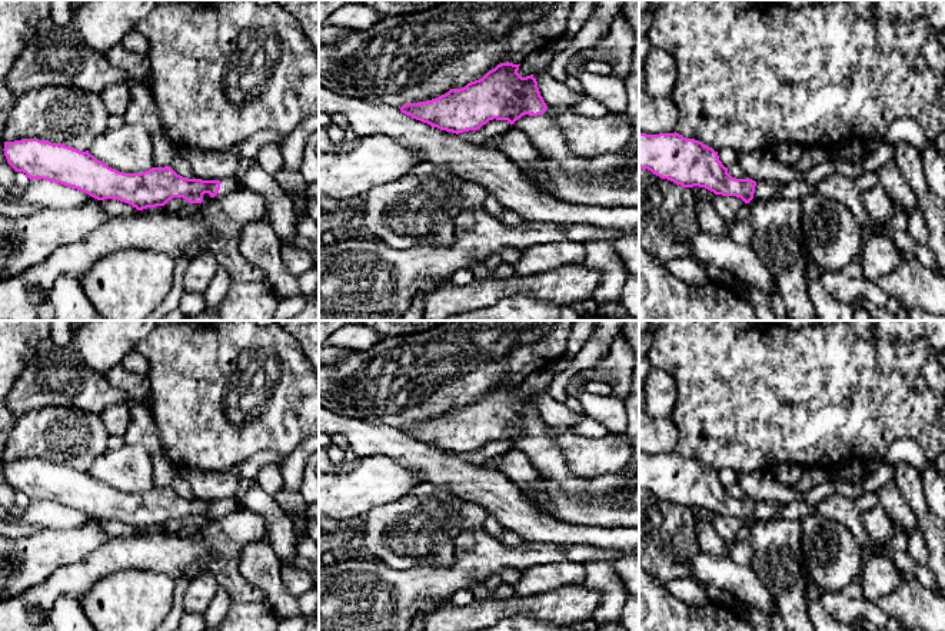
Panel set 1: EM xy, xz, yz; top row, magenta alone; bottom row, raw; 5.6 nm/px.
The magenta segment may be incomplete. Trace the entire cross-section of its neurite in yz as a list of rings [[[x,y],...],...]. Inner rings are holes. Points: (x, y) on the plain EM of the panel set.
[[[639,452],[639,489],[683,508],[705,508],[715,515],[736,517],[745,524],[773,519],[785,507],[778,502],[736,499],[719,481],[718,472],[679,454],[646,455]]]

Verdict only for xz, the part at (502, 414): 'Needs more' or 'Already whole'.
Needs more

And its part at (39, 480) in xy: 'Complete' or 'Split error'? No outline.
Split error

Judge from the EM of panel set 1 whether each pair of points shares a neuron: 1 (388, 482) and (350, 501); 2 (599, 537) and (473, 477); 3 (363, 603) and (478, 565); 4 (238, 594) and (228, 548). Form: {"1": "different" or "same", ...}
{"1": "same", "2": "same", "3": "same", "4": "same"}

